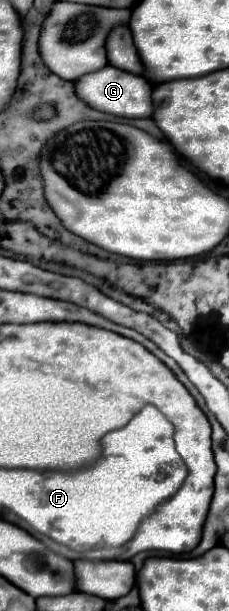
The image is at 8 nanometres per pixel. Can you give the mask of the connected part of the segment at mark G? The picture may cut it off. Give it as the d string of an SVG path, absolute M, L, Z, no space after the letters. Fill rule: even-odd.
M111 65L99 69L99 71L93 71L91 75L83 75L79 81L75 81L75 89L77 89L77 95L89 107L93 107L97 111L103 111L103 113L117 115L117 117L145 119L145 117L151 117L151 111L153 111L153 107L151 107L153 85L145 77L115 69Z

